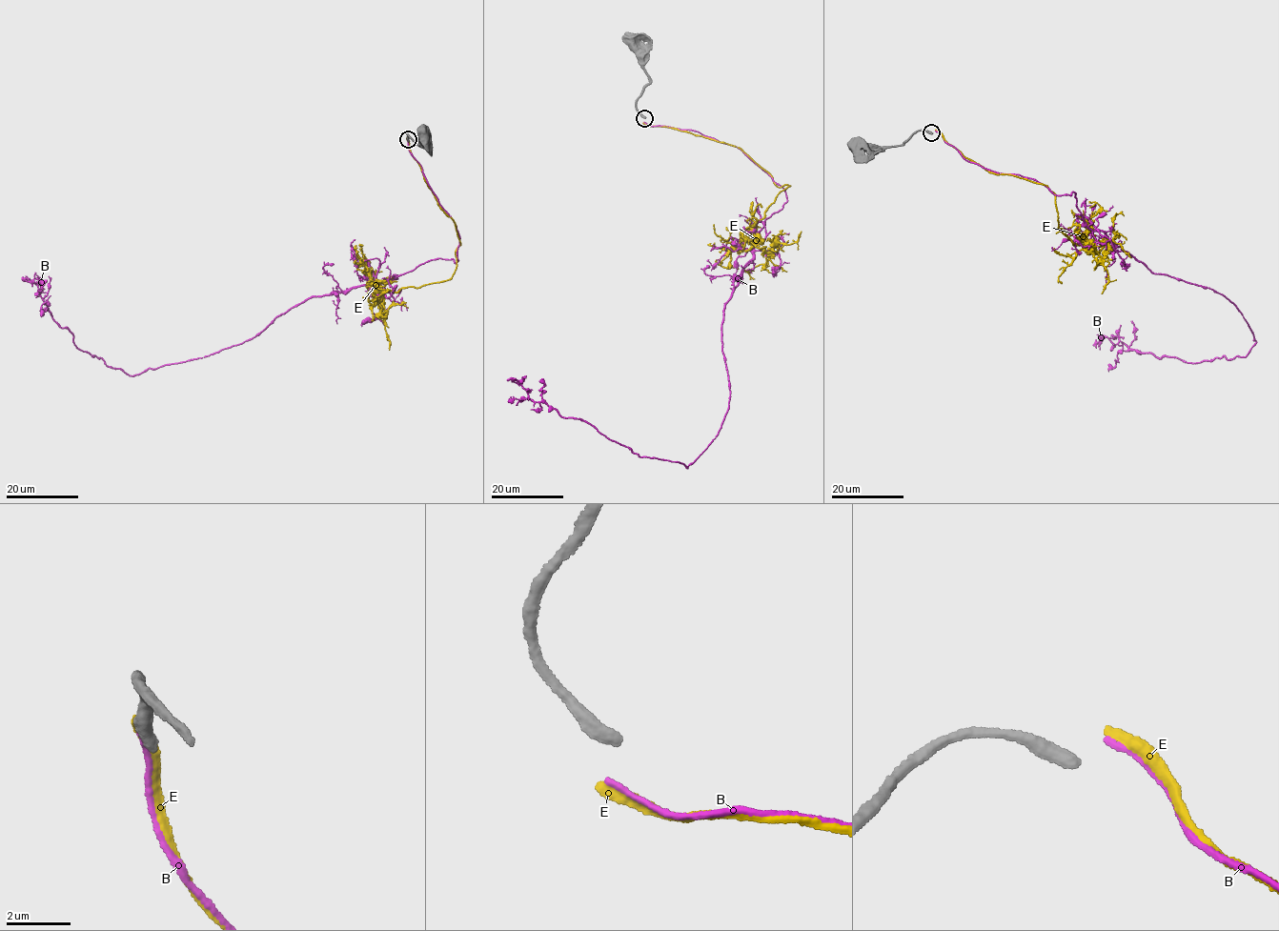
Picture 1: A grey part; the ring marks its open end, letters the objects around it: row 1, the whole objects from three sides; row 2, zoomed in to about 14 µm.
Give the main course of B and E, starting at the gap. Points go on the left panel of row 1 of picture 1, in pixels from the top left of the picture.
B: (407, 139), (455, 223), (456, 261), (314, 296), (240, 343), (126, 374), (75, 348), (41, 282), (25, 280)
E: (407, 139), (459, 245), (447, 280), (396, 292), (367, 287), (369, 303), (383, 310), (389, 350)

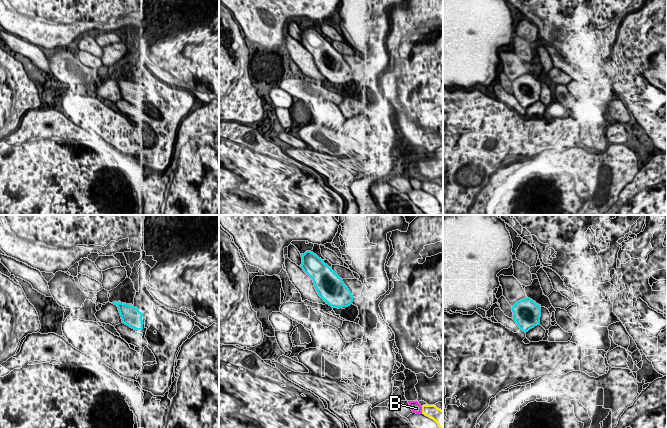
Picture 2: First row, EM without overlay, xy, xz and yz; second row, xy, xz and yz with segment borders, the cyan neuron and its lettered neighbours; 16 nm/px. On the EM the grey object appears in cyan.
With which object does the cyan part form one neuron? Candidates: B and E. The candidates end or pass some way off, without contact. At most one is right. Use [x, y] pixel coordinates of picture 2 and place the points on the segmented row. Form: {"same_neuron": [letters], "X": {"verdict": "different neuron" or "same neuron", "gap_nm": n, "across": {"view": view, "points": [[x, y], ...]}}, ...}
{"same_neuron": [], "B": {"verdict": "different neuron", "gap_nm": 1800, "across": {"view": "xz", "points": [[349, 305], [408, 401]]}}, "E": {"verdict": "different neuron", "gap_nm": 2000, "across": {"view": "xz", "points": [[349, 305], [423, 405]]}}}

